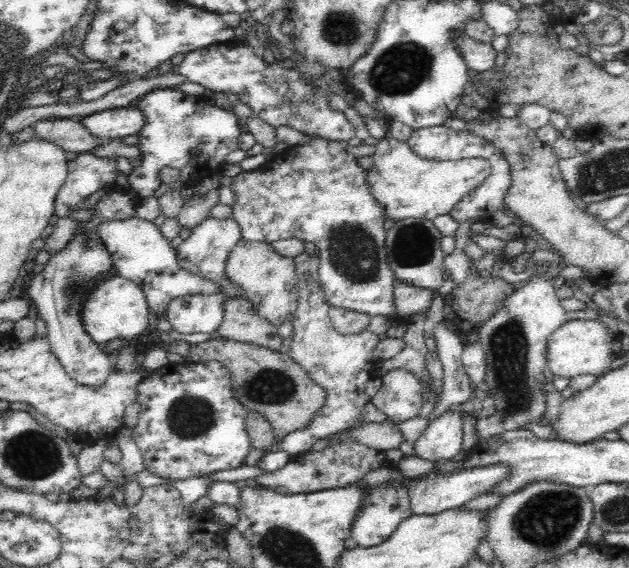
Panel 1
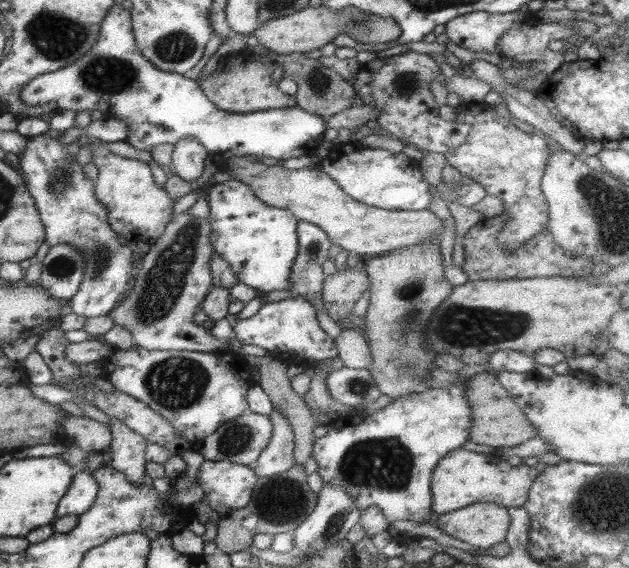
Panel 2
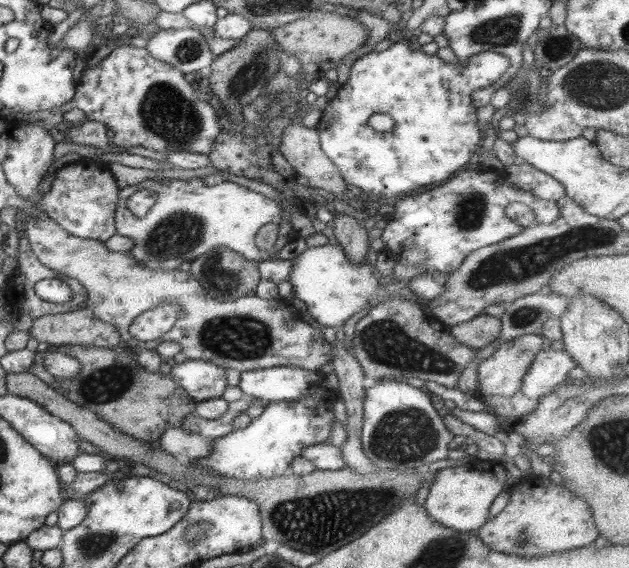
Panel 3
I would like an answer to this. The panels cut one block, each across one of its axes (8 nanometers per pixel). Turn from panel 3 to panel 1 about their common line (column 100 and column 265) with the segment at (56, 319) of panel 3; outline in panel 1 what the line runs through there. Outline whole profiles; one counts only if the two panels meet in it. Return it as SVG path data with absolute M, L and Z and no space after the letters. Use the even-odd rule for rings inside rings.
M242 296L227 298L223 302L223 319L215 336L280 352L284 339L280 337L278 327L260 318L251 304Z

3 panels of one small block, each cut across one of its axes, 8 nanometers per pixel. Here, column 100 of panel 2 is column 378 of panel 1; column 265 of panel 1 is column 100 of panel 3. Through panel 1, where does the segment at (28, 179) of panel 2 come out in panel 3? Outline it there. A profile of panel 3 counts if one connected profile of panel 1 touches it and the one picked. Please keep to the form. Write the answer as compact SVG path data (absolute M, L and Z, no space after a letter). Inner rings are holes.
M80 160L58 170L51 189L40 198L40 208L44 209L47 218L56 221L68 234L104 243L117 233L115 212L119 192L116 179L107 166L96 160Z

